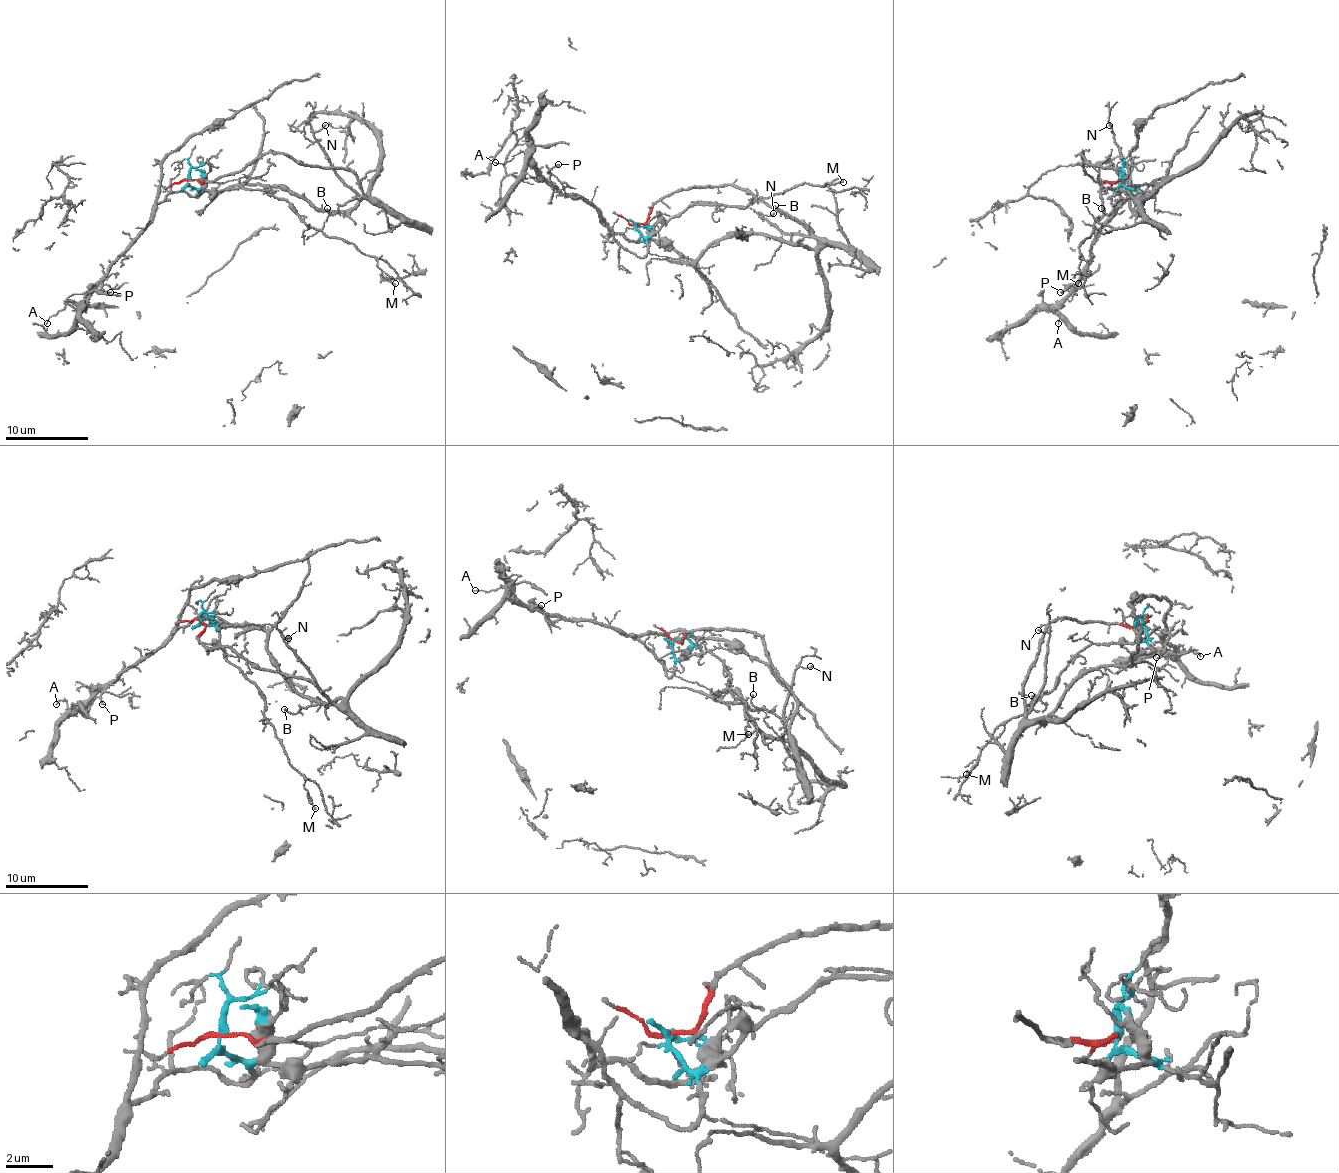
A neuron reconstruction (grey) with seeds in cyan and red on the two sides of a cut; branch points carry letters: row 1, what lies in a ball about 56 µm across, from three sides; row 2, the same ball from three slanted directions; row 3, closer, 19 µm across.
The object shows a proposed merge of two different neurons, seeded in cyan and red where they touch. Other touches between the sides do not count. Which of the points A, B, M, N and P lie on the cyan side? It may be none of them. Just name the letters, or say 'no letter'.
A, M, P

